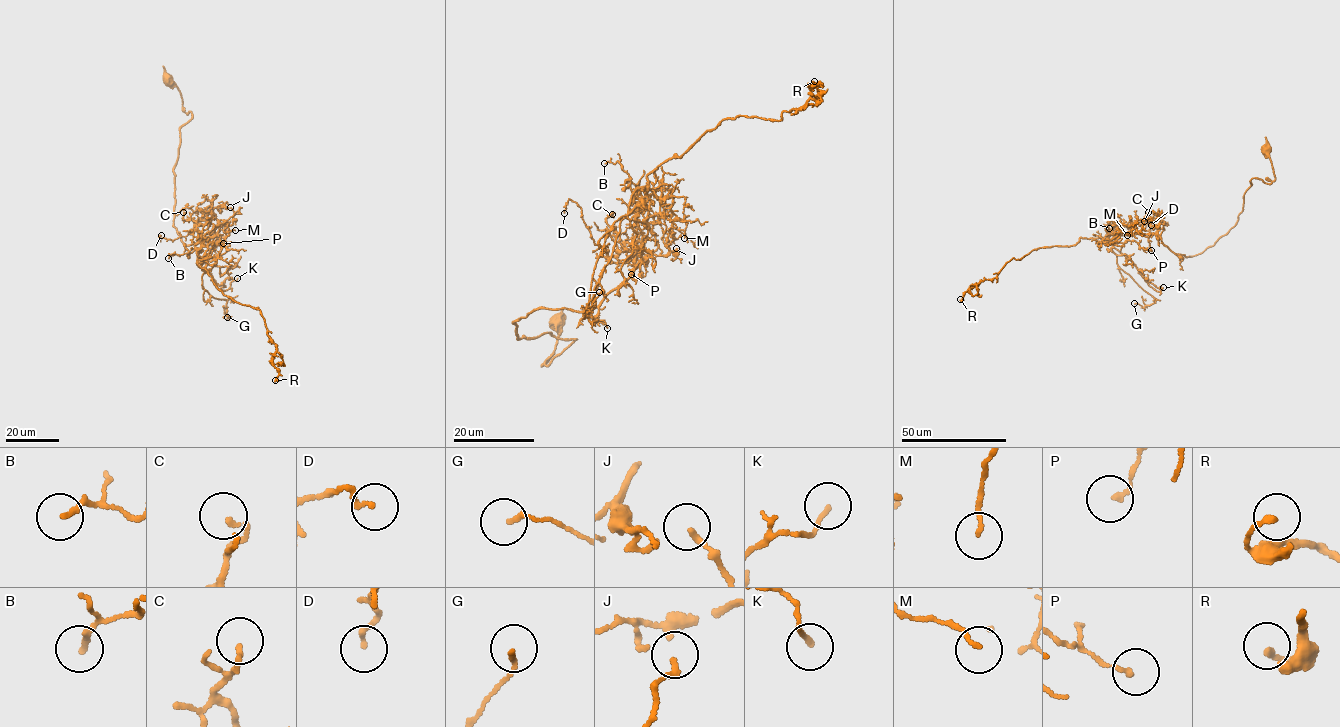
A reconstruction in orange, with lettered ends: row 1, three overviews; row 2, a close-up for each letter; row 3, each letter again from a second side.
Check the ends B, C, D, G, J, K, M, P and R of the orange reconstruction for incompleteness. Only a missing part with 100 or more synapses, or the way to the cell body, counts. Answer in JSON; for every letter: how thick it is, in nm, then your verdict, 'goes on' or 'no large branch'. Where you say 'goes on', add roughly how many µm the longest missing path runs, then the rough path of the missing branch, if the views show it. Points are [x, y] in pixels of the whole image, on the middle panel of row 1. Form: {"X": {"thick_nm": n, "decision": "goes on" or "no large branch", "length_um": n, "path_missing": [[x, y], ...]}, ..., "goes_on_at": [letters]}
{"B": {"thick_nm": 160, "decision": "no large branch"}, "C": {"thick_nm": 150, "decision": "no large branch"}, "D": {"thick_nm": 130, "decision": "no large branch"}, "G": {"thick_nm": 120, "decision": "no large branch"}, "J": {"thick_nm": 120, "decision": "no large branch"}, "K": {"thick_nm": 140, "decision": "no large branch"}, "M": {"thick_nm": 120, "decision": "no large branch"}, "P": {"thick_nm": 140, "decision": "no large branch"}, "R": {"thick_nm": 180, "decision": "no large branch"}, "goes_on_at": []}

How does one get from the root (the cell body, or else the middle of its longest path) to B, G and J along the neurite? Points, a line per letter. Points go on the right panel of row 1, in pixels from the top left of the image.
B: (1266, 149), (1275, 179), (1251, 179), (1236, 224), (1200, 253), (1186, 257), (1156, 233), (1114, 233), (1109, 228)
G: (1266, 149), (1275, 179), (1251, 179), (1236, 224), (1200, 253), (1107, 237), (1153, 297), (1134, 303)
J: (1266, 149), (1275, 179), (1251, 179), (1236, 224), (1202, 252), (1106, 237), (1144, 221)

